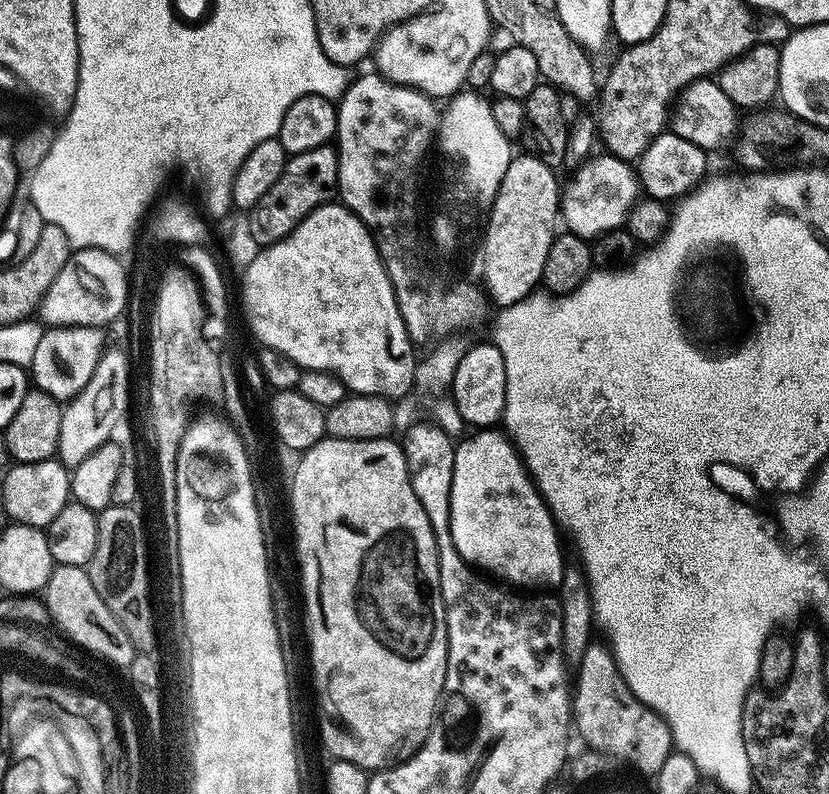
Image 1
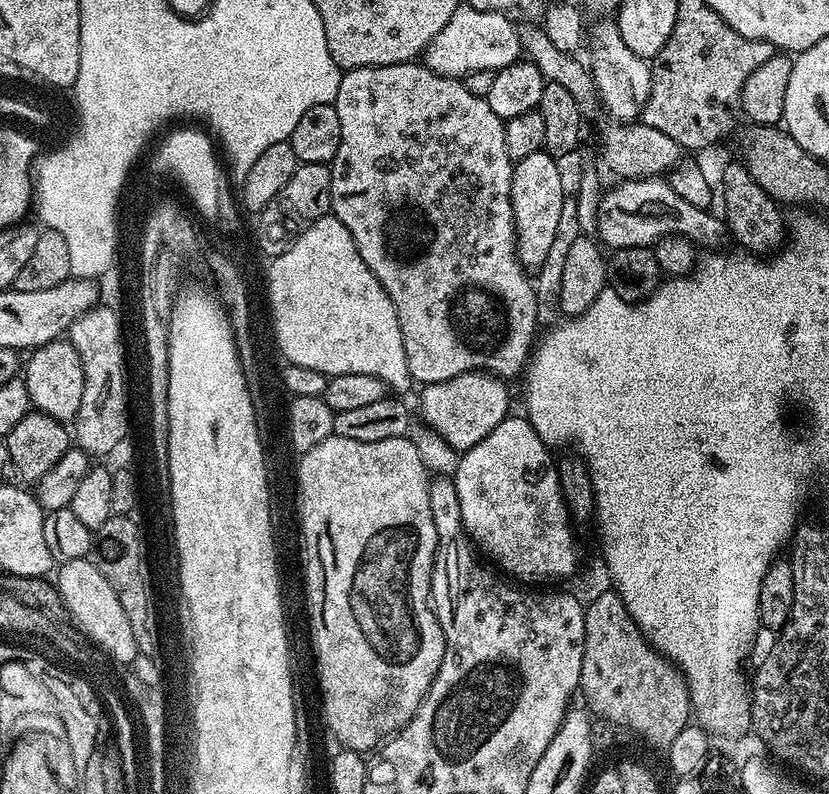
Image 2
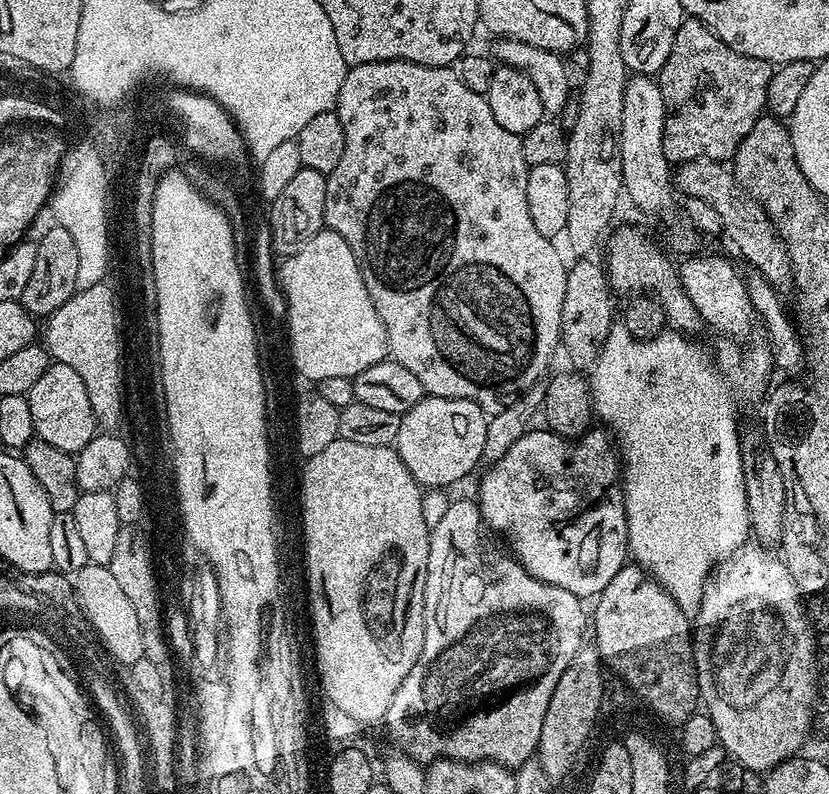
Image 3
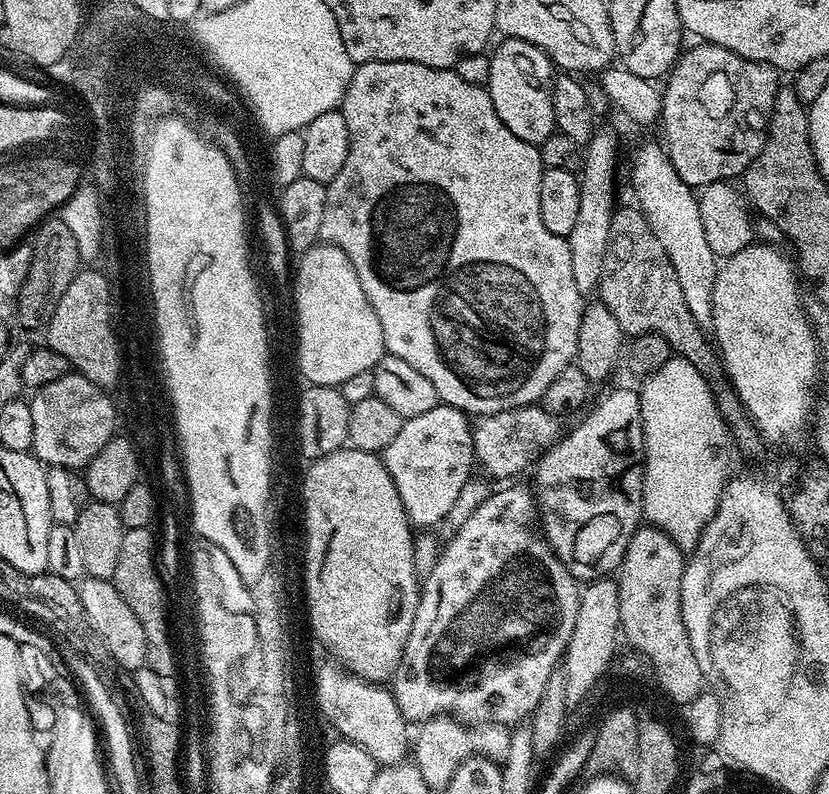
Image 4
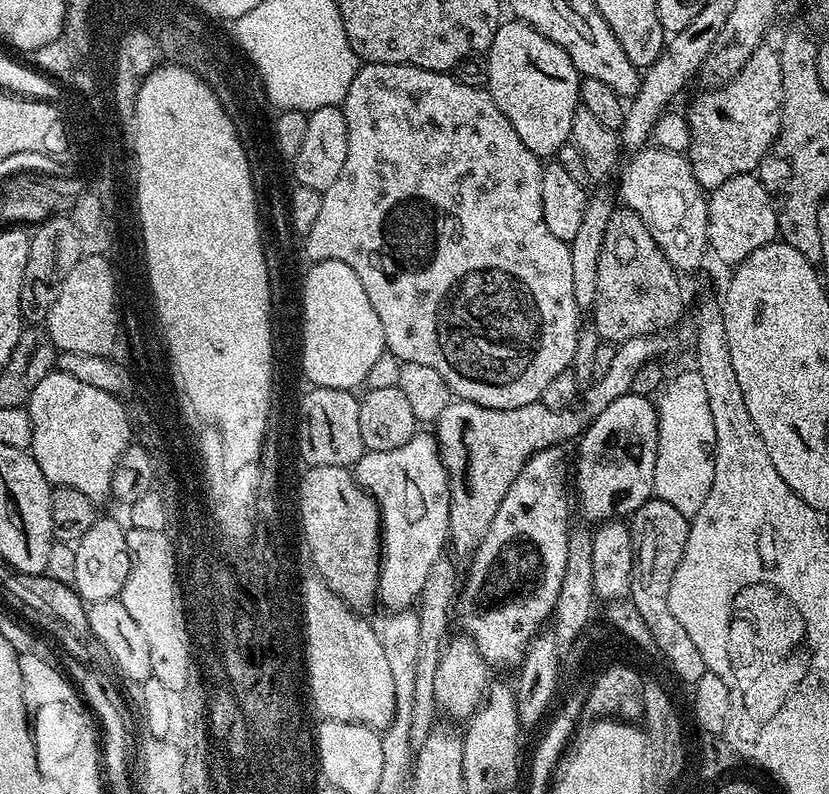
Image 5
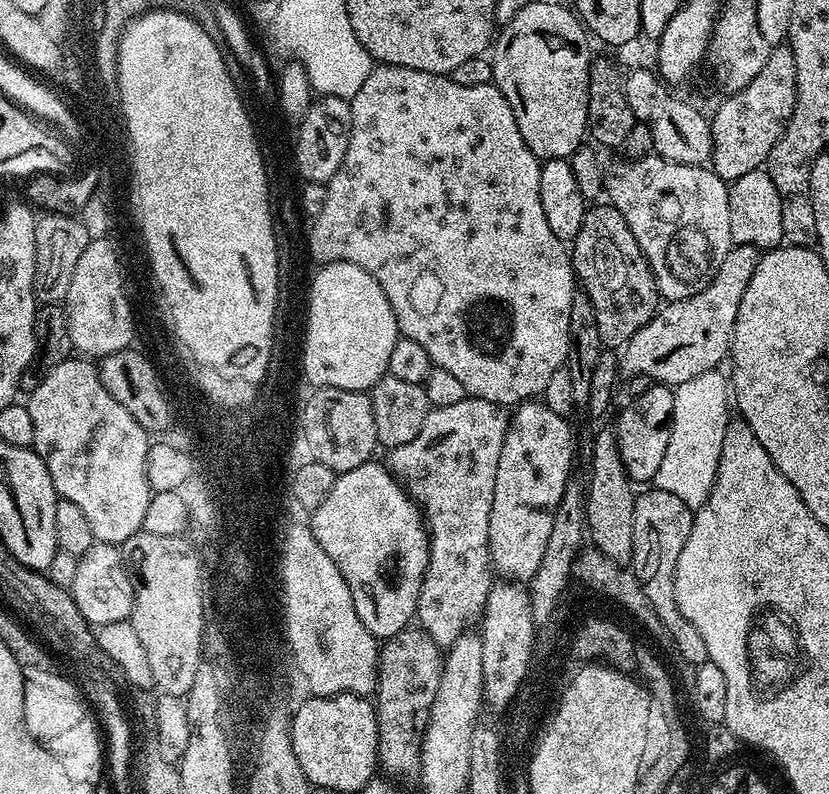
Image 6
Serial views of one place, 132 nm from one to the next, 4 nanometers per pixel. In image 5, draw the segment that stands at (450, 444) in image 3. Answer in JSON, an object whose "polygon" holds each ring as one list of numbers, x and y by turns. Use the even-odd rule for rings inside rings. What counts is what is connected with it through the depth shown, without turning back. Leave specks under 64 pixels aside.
{"polygon":[[424,430,417,431,416,435,410,438,410,442,406,442,406,446,398,446,398,450,365,451,362,459,354,466,354,475,357,482,376,499,376,504,380,507,382,555,379,603,384,603,388,610,411,609,419,601,430,570,445,553,450,540,450,490,448,475,440,457,440,445,437,444,435,435,428,433,427,436]]}

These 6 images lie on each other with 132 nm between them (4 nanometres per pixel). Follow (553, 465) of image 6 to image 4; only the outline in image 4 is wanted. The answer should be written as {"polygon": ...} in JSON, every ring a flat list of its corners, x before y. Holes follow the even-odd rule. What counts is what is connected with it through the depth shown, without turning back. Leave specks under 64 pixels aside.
{"polygon":[[516,484,513,488,504,488,501,492,493,491,491,496,486,498,484,502,470,515,470,518,463,523,462,528,458,530,453,537,450,537,447,542,439,549,439,556,434,563,428,577,422,580,422,587,420,589,420,601,418,602,418,610,414,614,414,626,410,626,410,638,404,647,404,653,400,659,400,665,396,668,396,675,390,681,390,691,396,697,398,708,401,714,404,715,408,722,423,722,425,720,433,720,436,716,454,716,457,720,469,725,475,726,478,724,503,724,505,726,516,726,521,722,527,721,532,716,539,700,543,696,543,691,546,690,546,684,549,679,557,671,558,665,561,663,565,650,568,648,570,642,570,634,574,634,574,618,578,618,578,606,580,605,581,589,578,587,578,581,566,570,566,566,552,553,551,546,548,545,547,540,544,539,541,529,538,527,538,513,536,511,536,497,531,487]]}

